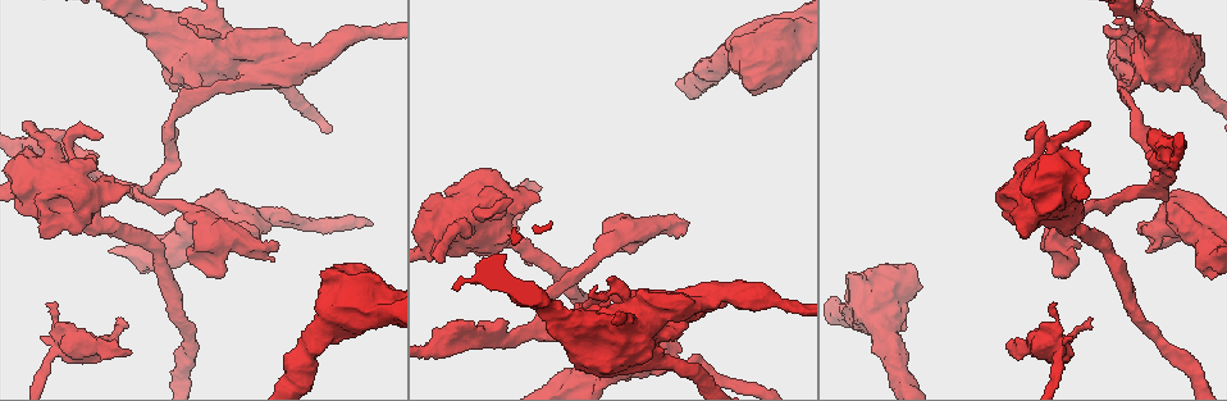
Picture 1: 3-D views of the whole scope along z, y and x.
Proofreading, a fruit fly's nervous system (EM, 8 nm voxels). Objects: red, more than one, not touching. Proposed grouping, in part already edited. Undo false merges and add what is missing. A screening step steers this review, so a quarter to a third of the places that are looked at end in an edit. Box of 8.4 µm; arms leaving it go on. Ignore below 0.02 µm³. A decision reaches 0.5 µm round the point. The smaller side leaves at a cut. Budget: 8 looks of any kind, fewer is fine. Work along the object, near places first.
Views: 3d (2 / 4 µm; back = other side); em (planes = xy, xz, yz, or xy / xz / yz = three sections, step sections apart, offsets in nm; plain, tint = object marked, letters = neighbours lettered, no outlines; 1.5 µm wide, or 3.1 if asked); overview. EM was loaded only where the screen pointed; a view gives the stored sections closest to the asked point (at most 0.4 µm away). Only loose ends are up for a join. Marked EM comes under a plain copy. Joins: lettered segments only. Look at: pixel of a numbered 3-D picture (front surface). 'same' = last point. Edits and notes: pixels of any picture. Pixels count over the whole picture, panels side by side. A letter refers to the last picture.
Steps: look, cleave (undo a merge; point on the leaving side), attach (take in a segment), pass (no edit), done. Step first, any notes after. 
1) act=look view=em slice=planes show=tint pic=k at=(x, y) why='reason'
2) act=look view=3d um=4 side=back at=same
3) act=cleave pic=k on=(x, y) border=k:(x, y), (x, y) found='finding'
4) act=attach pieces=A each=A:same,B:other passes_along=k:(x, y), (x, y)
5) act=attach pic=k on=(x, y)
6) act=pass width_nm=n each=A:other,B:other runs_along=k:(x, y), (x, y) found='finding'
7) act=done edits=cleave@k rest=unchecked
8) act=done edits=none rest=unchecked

act=look view=em slice=planes show=tint pic=1 at=(610, 300) why='closes a loop'

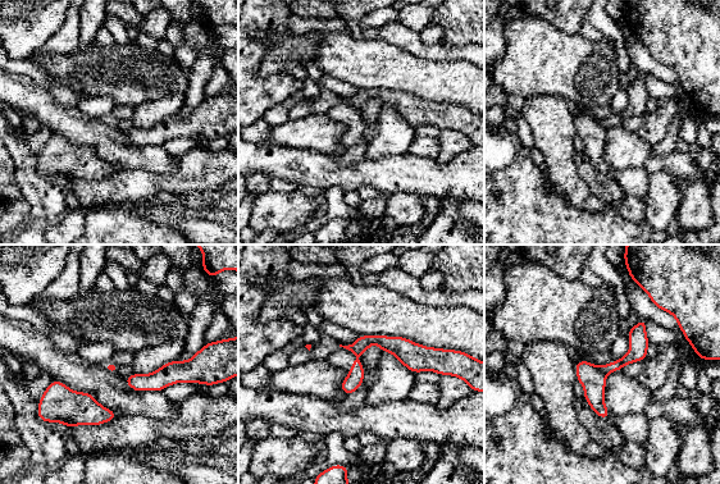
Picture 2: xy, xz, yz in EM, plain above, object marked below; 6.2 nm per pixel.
act=look view=em slice=planes show=letters at=same why='what lies round it'

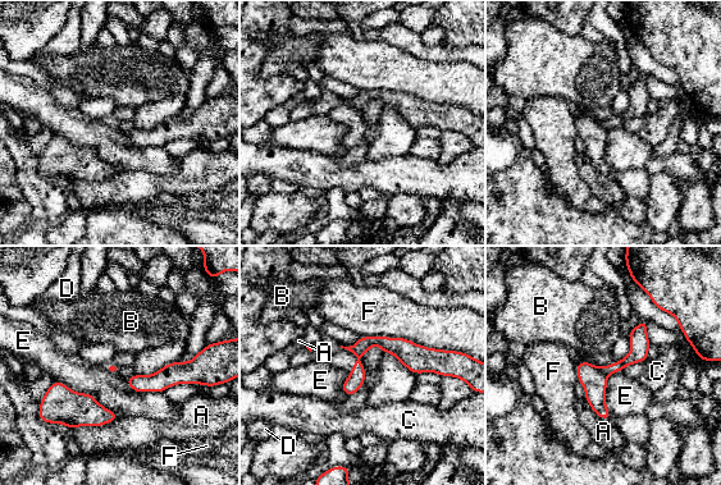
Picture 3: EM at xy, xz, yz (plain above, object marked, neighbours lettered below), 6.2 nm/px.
act=cleave pic=3 on=(593, 379) longest_contact=F:600nm each=A:other,B:other,C:other,D:other,E:other,F:other found='a second neuron is stuck on'

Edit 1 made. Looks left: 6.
act=look view=overview

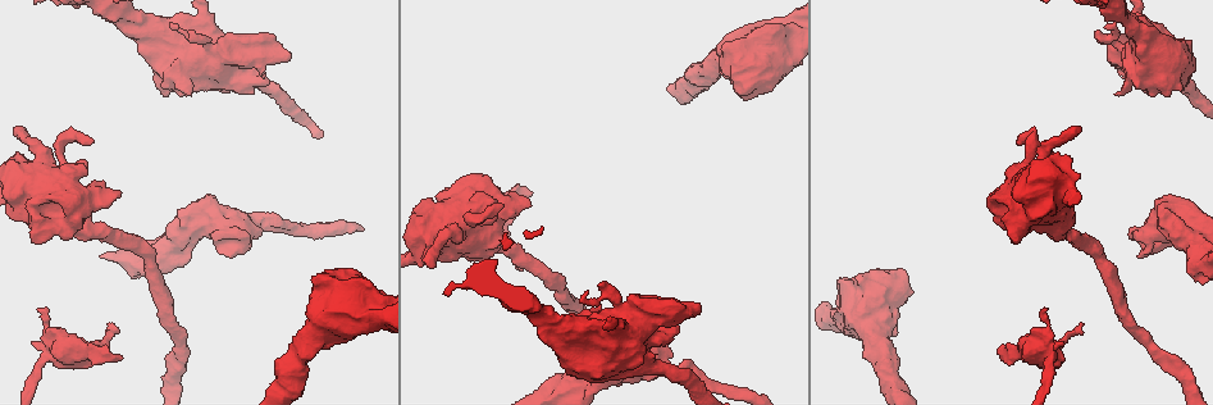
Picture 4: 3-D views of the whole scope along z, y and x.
act=look view=3d um=2 pic=4 at=(1045, 309) why='free end'

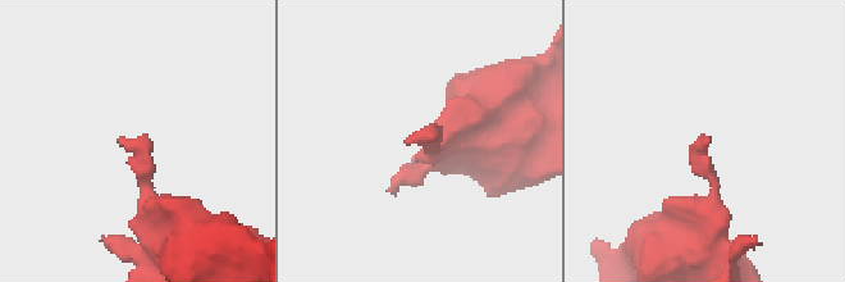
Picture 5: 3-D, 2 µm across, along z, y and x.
act=look view=em slice=planes show=letters pic=5 at=(119, 139)

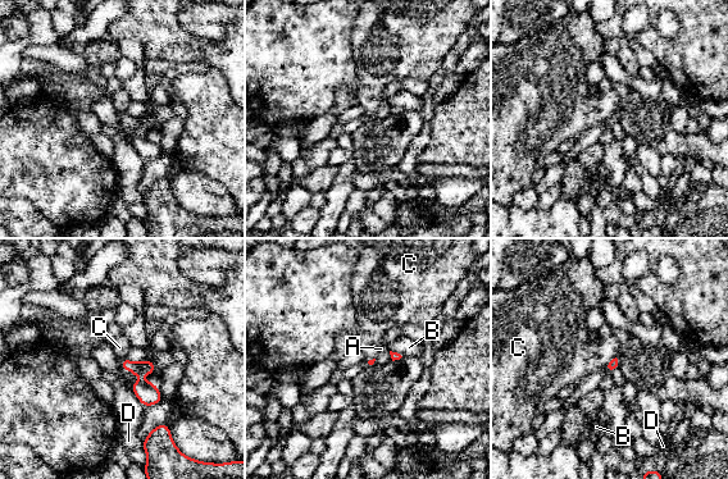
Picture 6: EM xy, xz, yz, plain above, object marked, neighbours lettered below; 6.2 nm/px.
act=pass longest_contact=C:50nm each=A:other,B:other,C:other,D:other found='none of them fits'

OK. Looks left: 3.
act=done edits=cleave@3 rest=unchecked

